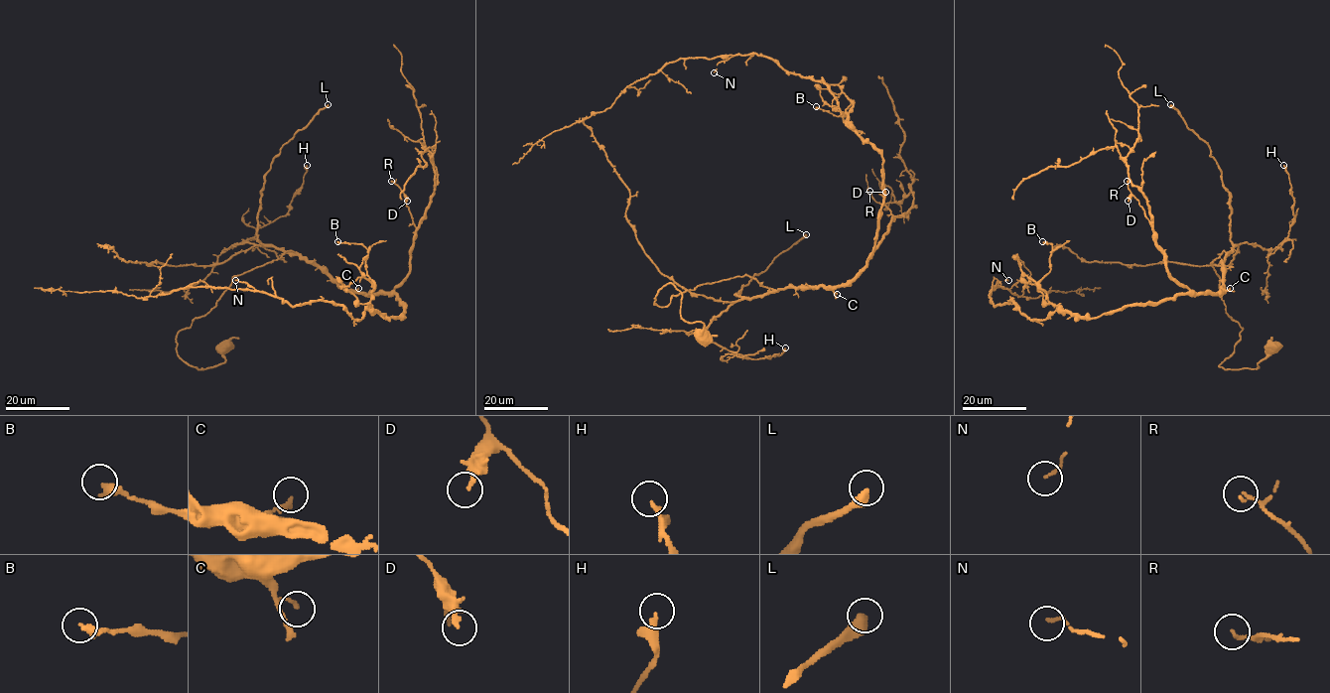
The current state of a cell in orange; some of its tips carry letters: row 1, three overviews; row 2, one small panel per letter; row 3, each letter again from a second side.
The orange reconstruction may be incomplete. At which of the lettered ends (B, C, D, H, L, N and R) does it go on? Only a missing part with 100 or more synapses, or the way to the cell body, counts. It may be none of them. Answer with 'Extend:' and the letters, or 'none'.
Extend: L

